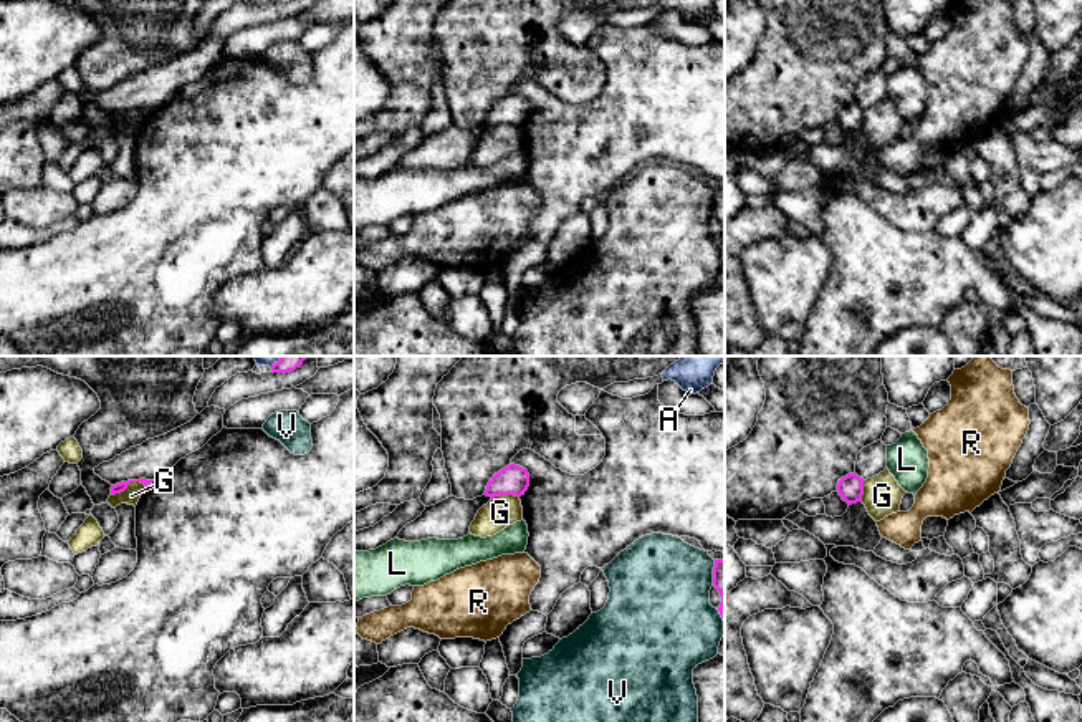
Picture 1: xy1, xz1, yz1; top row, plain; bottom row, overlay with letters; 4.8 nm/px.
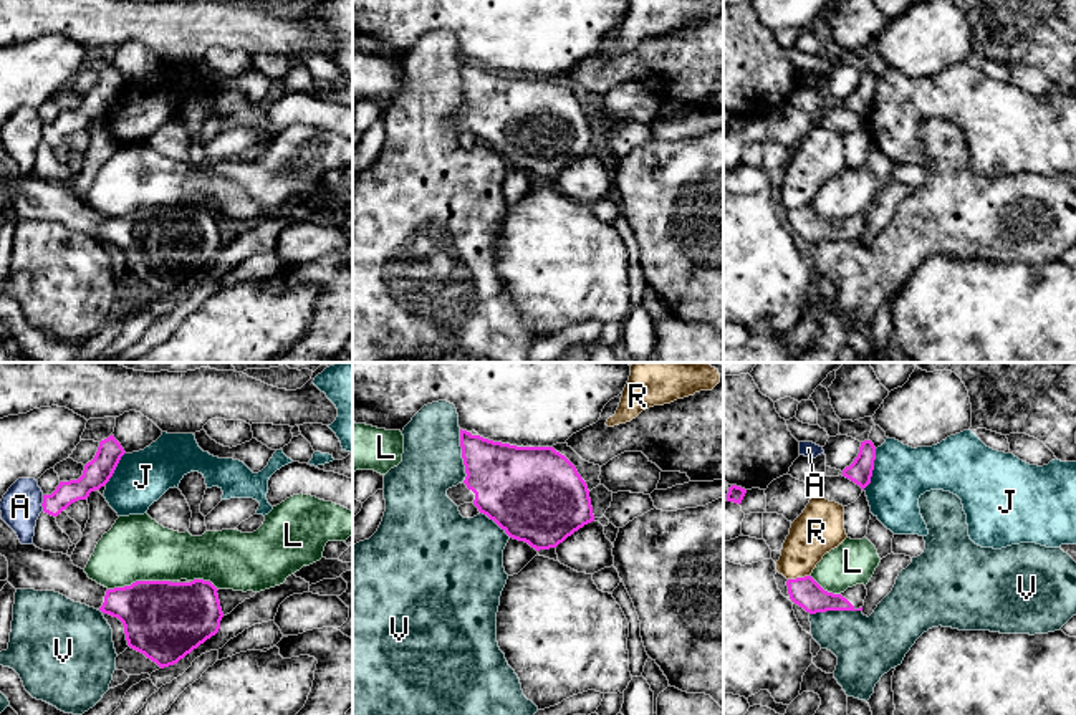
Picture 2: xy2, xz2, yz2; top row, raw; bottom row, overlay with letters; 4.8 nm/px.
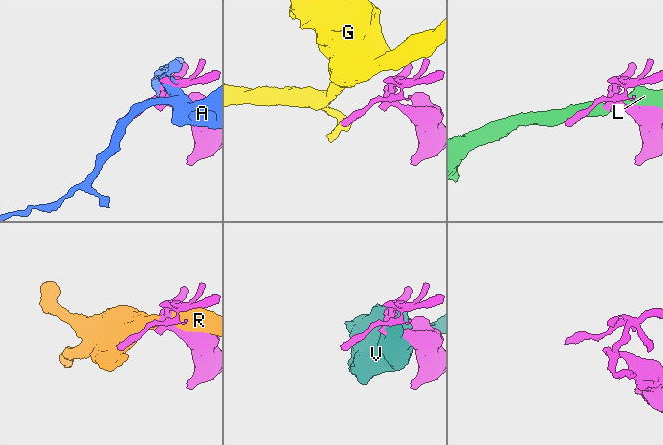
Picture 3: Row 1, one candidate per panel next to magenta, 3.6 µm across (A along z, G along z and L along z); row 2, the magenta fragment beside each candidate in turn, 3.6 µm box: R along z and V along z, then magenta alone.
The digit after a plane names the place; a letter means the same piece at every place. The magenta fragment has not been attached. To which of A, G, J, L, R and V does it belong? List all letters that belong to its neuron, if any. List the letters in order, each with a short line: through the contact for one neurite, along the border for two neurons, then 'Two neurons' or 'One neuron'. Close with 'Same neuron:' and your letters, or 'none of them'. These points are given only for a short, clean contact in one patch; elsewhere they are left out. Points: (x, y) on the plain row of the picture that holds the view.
A: Two neurons
G: Line: xy1 (146, 115), (131, 111), (123, 120), (111, 123). Two neurons
J: Two neurons
L: Two neurons
R: Two neurons
V: Two neurons
Same neuron: none of them

